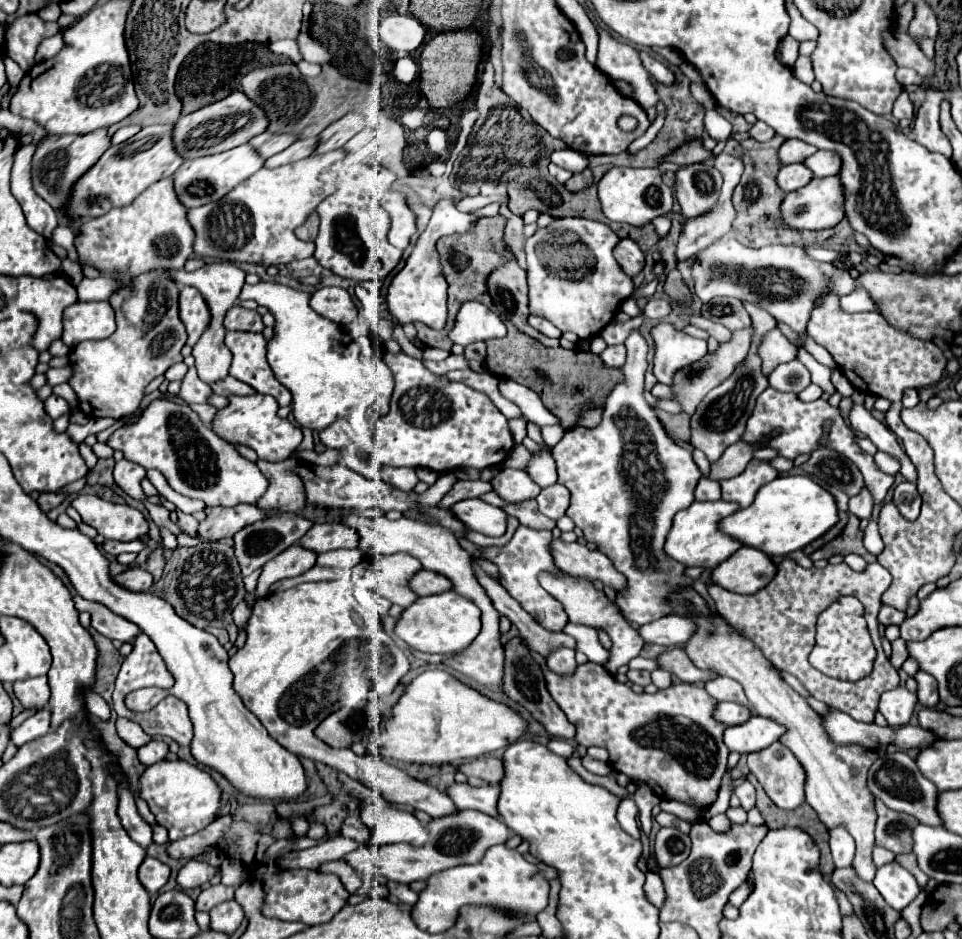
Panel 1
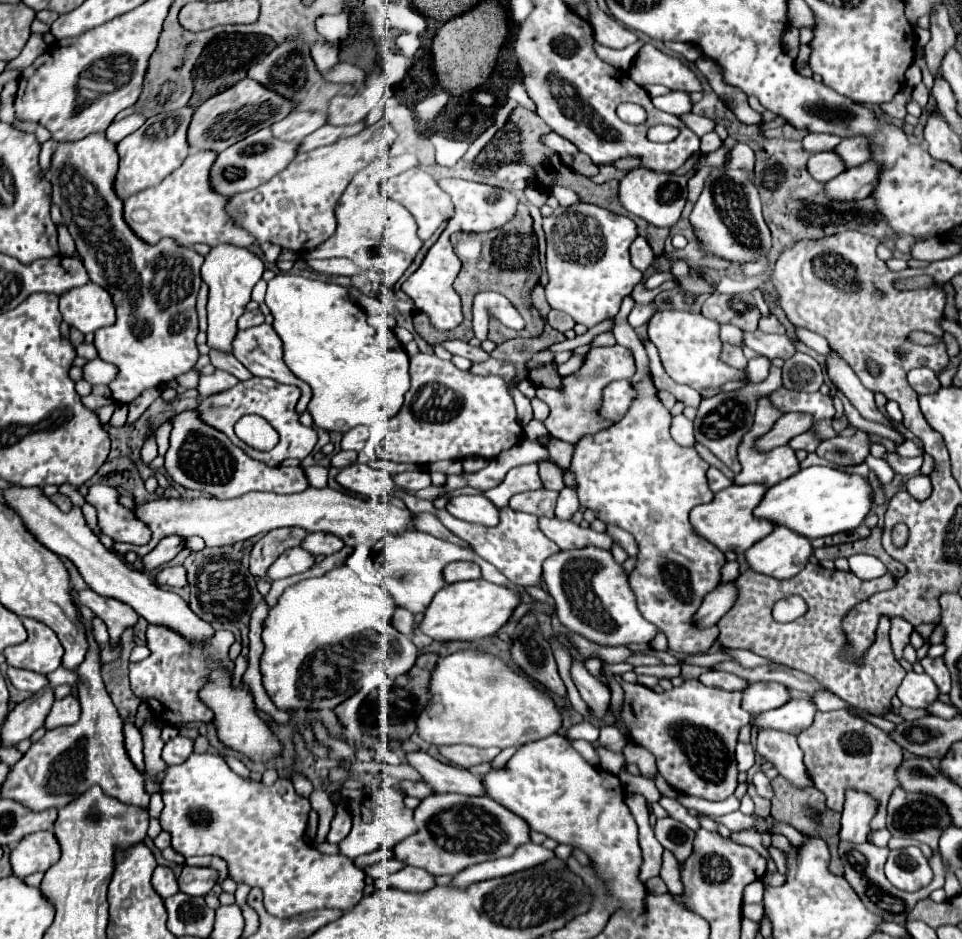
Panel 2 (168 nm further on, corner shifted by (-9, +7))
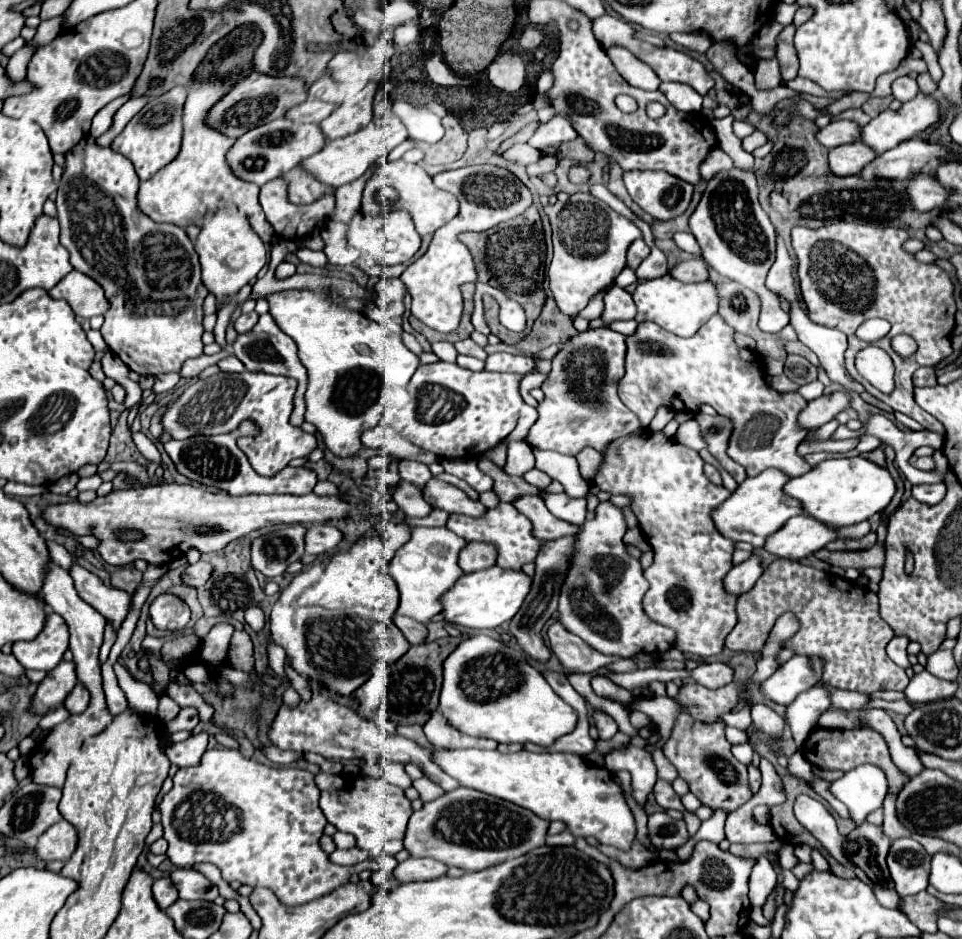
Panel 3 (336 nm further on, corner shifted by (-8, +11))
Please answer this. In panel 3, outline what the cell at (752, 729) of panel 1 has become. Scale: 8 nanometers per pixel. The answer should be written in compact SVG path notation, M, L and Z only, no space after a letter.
M815 685L809 691L801 693L791 705L787 705L787 723L791 725L797 747L801 749L809 731L817 725L817 719L823 711L831 707L829 691L823 685Z

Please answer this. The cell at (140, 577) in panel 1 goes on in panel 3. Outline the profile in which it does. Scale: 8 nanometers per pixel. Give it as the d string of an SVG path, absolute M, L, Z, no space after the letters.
M199 561L197 565L189 565L185 569L183 579L191 587L201 587L201 585L205 585L209 581L211 573L213 573L213 565L211 563L205 563L205 561Z

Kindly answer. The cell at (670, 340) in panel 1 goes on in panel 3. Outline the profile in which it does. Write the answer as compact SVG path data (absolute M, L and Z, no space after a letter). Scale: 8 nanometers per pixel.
M713 315L693 337L677 337L655 323L639 323L633 335L627 335L627 357L625 357L625 377L619 385L621 401L639 417L641 427L645 429L649 421L655 417L659 407L667 407L673 411L689 411L697 413L701 405L711 405L719 415L725 415L733 423L733 433L729 437L727 455L745 467L749 477L759 475L769 467L777 467L791 477L805 475L811 465L797 455L797 445L807 435L807 431L797 423L799 413L805 409L807 399L799 393L779 393L767 383L765 361L759 353L751 349L743 349L733 341L733 327L729 327L721 315Z

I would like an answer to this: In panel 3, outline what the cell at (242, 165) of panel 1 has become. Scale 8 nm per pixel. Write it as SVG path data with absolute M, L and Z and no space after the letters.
M285 117L275 119L271 123L259 125L245 135L237 139L237 143L231 147L227 159L233 169L233 173L245 181L265 185L267 181L279 177L281 173L293 169L307 157L315 155L327 145L327 137L323 135L321 127L315 123L293 123Z

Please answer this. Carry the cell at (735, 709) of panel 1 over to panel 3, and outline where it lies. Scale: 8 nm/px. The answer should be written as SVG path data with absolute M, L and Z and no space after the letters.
M793 655L767 681L763 681L763 695L775 703L789 705L799 693L821 681L823 665L825 661L819 657Z

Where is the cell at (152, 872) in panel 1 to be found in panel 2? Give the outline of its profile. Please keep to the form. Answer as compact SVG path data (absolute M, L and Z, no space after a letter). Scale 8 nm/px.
M158 865L154 869L154 875L152 875L152 885L156 889L156 893L166 899L170 895L174 895L178 891L178 883L176 883L176 877L174 877L174 871L166 865Z

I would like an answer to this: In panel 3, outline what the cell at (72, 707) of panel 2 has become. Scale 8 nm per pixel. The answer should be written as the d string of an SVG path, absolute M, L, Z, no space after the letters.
M77 683L75 689L69 693L69 697L65 699L65 707L71 713L83 713L87 709L87 705L89 705L89 699L91 699L91 695L89 695L87 687L83 683Z

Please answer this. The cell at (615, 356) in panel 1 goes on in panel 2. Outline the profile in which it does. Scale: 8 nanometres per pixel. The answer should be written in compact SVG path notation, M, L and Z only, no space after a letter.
M612 345L612 347L590 349L580 371L564 379L564 391L554 391L546 387L536 389L536 397L542 399L550 407L550 415L544 421L550 435L568 443L576 443L582 435L596 433L598 429L612 425L612 423L606 423L604 419L598 419L598 413L596 413L598 401L602 397L602 387L606 387L606 383L612 383L616 379L632 379L634 373L636 373L636 365L634 365L632 351L628 347Z

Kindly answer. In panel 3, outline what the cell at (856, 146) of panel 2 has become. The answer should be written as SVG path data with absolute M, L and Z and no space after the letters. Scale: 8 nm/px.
M917 93L915 99L901 105L899 111L885 109L863 127L861 139L875 151L887 151L899 143L923 133L939 121L939 103L933 95Z

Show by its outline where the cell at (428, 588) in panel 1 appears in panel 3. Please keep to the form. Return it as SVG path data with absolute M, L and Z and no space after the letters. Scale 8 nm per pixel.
M469 541L465 549L459 553L459 565L465 573L493 567L495 561L497 561L497 547L493 547L493 543Z

